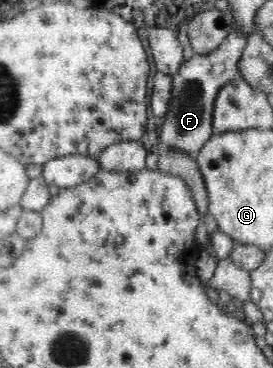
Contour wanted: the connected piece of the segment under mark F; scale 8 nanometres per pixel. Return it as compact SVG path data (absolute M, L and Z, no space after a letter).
M233 29L214 50L209 54L194 54L188 61L184 60L176 74L172 75L171 97L169 102L169 113L165 114L165 119L161 120L161 129L157 131L159 143L169 147L168 151L180 152L180 155L195 156L196 153L206 144L214 131L213 127L213 103L219 93L219 89L228 81L231 81L238 71L238 61L243 53L244 45L247 43L249 35L245 35Z

